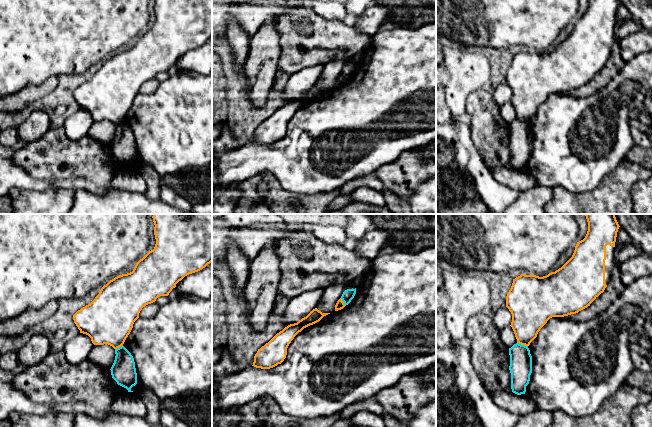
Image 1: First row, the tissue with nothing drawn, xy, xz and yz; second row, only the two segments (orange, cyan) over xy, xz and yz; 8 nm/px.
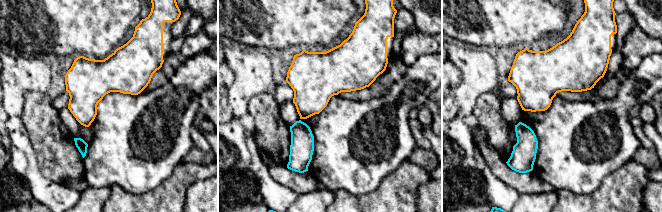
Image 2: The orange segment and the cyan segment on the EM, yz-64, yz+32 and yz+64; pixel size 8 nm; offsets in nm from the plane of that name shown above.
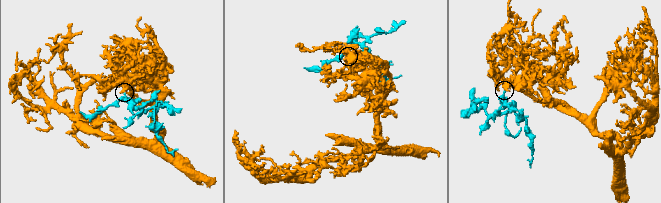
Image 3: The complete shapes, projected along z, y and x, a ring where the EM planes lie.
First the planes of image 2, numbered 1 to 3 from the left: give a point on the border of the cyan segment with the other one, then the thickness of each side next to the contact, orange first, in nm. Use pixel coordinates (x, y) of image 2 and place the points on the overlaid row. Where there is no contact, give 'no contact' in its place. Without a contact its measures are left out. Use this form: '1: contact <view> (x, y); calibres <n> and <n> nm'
1: no contact
2: no contact
3: no contact

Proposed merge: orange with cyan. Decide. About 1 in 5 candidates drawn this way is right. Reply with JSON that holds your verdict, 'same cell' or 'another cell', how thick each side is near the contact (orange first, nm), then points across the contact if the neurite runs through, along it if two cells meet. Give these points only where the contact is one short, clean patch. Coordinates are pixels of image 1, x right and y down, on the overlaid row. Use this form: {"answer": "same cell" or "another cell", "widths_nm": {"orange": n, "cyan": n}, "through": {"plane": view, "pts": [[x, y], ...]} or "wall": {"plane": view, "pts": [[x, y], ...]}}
{"answer": "another cell", "widths_nm": {"orange": 280, "cyan": 180}, "wall": {"plane": "yz", "pts": [[517, 342], [527, 346]]}}

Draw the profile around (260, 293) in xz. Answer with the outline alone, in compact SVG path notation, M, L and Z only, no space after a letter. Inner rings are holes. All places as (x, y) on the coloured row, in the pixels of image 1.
M275 241L261 248L249 266L249 277L244 287L242 303L247 315L247 322L256 332L263 332L268 319L274 313L281 279L280 258L276 253Z

